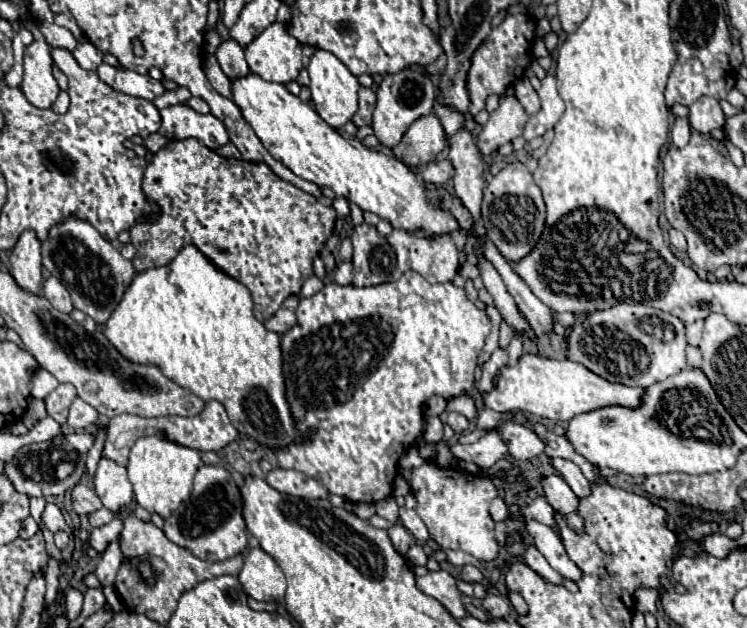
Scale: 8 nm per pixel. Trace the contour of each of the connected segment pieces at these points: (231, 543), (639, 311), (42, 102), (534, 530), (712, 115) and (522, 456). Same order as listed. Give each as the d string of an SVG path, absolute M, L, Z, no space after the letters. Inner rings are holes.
M215 465L199 467L189 501L185 501L167 521L165 535L179 547L189 549L195 557L205 561L225 561L247 551L245 521L241 515L243 501L237 483L227 469Z
M615 305L607 311L595 311L583 321L577 321L567 337L569 359L585 365L589 371L605 377L613 383L649 387L657 381L665 381L685 369L685 325L681 319L663 313L653 307ZM655 327L661 327L655 331Z
M45 39L33 41L25 49L25 63L23 63L25 73L21 91L27 97L27 101L39 109L49 109L59 93L59 85L51 75L51 67L53 59L47 41Z
M529 519L525 521L525 529L535 539L535 547L543 553L543 557L549 561L549 565L555 571L559 571L565 579L571 581L579 581L583 577L583 571L569 559L561 539L547 525Z
M701 97L689 109L689 123L701 135L709 135L713 129L725 125L725 115L715 97Z
M505 421L499 427L499 435L507 443L507 453L515 461L527 461L527 459L543 453L545 445L541 445L541 441L537 441L537 435L533 433L533 429L525 427L525 425Z

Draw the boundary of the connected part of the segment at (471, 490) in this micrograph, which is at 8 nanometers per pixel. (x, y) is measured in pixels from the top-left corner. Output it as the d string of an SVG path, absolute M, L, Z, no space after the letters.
M425 463L411 469L409 485L417 499L415 511L427 525L431 539L435 539L443 549L461 549L479 561L497 559L501 545L495 539L495 521L489 515L489 505L497 497L497 487L489 477Z

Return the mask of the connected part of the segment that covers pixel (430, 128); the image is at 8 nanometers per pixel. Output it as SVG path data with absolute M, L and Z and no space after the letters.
M431 113L419 117L403 135L401 143L393 147L397 159L401 159L409 167L427 165L437 159L437 155L445 147L445 129L439 119Z

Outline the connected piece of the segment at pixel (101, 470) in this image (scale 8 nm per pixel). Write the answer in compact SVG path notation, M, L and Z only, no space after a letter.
M109 459L99 461L93 485L103 507L115 515L125 511L133 503L133 487L127 479L127 469L117 465L115 461Z

